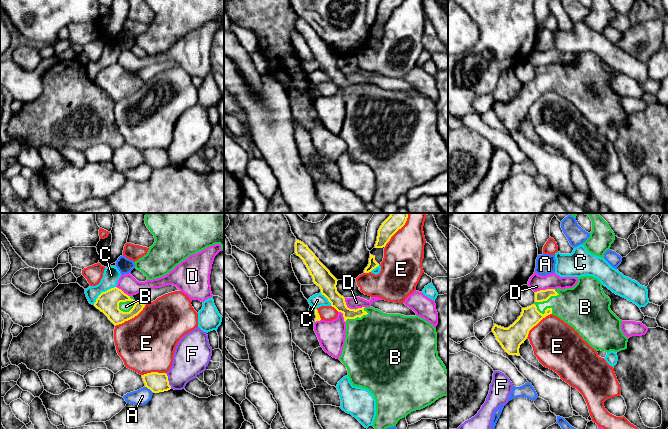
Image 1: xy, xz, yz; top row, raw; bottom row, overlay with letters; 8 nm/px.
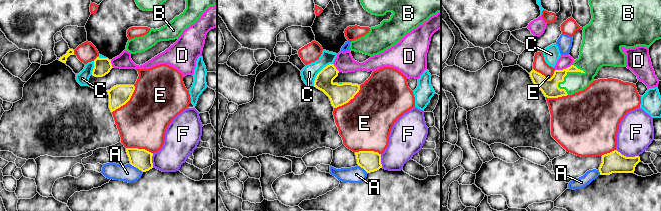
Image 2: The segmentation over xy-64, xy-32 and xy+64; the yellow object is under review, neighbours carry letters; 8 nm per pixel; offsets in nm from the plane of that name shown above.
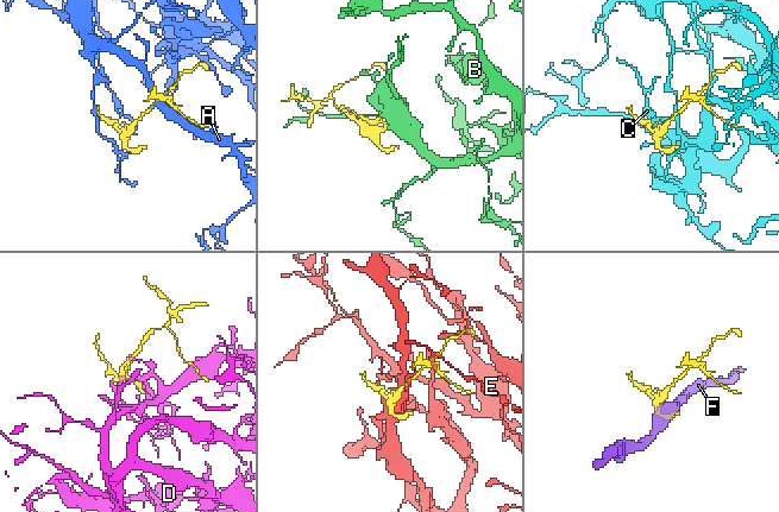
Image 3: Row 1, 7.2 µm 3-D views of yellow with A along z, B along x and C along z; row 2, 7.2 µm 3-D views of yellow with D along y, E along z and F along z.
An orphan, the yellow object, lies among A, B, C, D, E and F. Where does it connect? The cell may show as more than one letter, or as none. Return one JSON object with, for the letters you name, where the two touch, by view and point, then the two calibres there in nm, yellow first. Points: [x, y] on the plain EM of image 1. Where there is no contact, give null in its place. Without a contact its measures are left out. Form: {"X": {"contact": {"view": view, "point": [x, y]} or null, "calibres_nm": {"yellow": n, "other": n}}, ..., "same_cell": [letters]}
{"B": {"contact": {"view": "yz", "point": [543, 76]}, "calibres_nm": {"yellow": 100, "other": 280}}, "same_cell": ["B"]}

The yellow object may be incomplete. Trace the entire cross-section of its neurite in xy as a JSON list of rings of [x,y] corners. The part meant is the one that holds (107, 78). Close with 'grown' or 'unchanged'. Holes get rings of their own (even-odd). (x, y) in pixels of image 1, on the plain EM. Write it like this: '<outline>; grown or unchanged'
[[[114,63],[102,68],[94,82],[103,88],[116,102],[137,92],[145,83],[141,78],[135,77],[121,65]]]; grown

